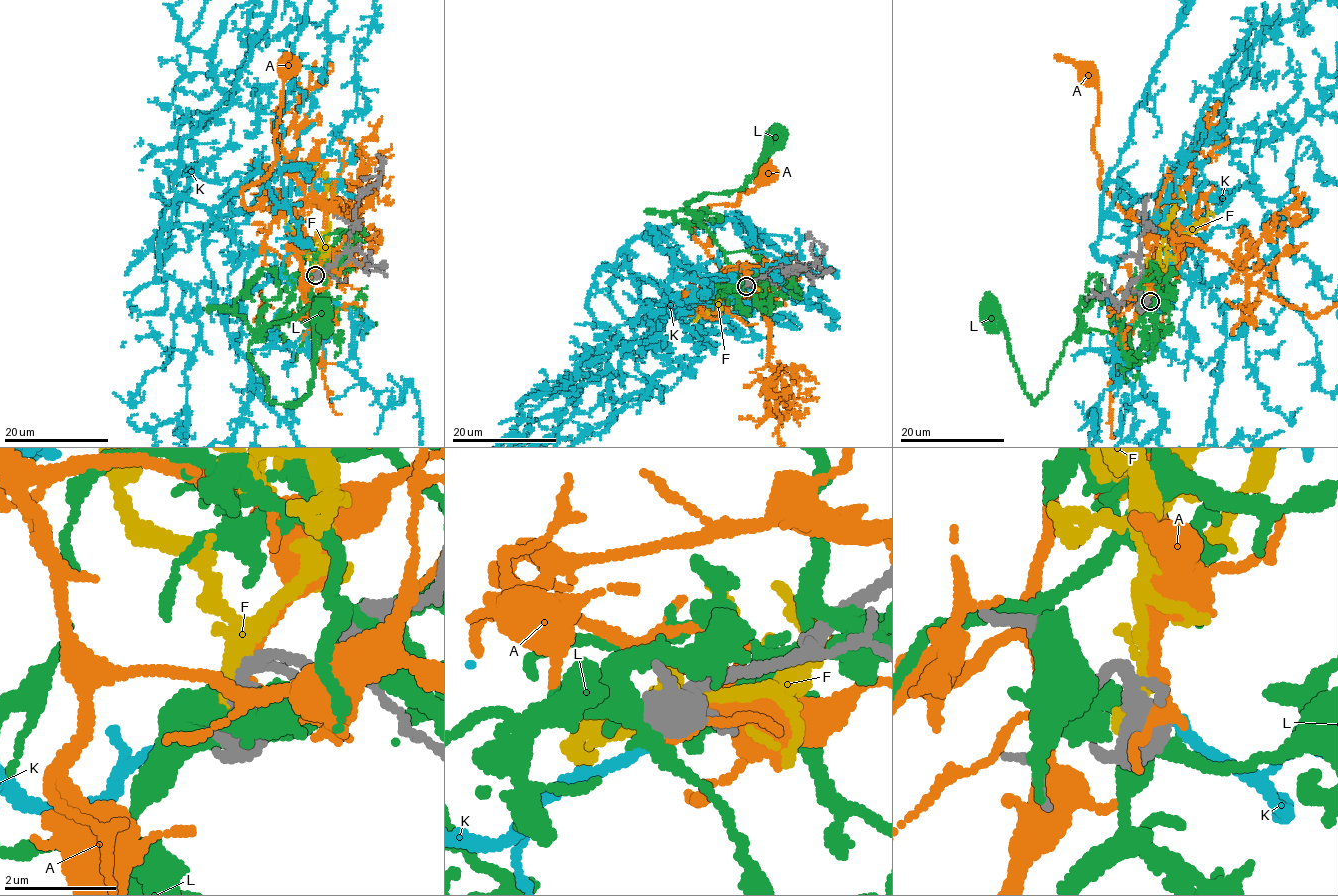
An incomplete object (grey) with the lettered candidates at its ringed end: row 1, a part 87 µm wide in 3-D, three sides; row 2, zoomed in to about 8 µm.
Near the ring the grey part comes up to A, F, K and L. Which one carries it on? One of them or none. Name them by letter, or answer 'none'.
K

